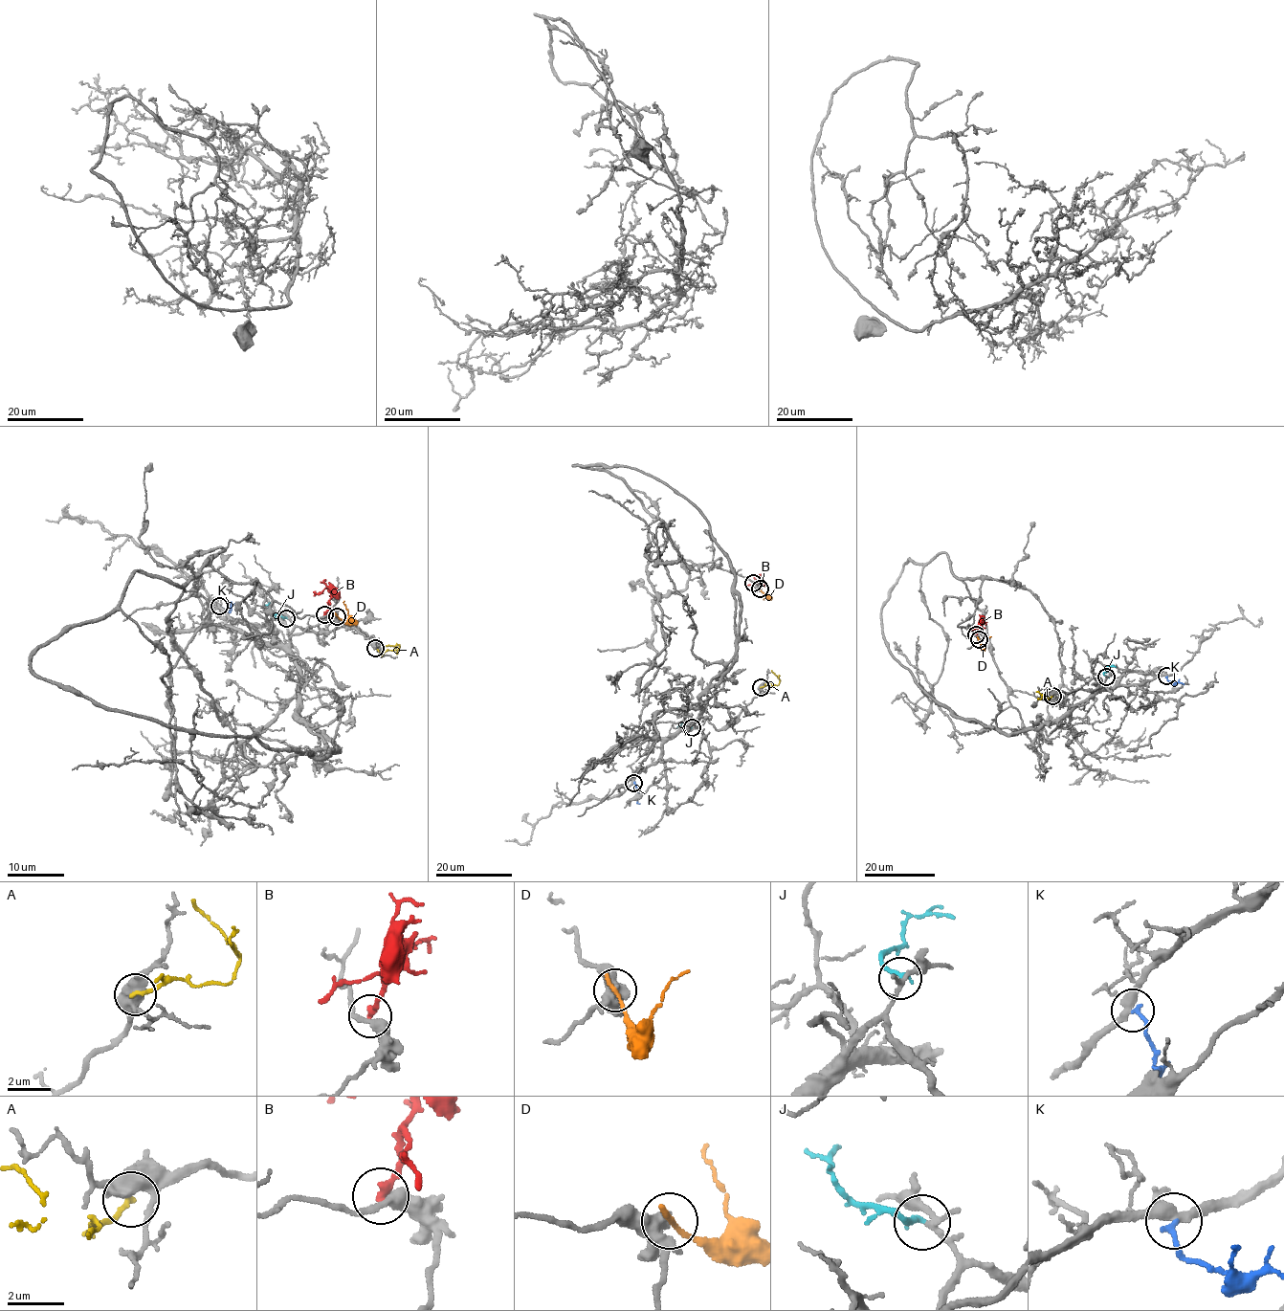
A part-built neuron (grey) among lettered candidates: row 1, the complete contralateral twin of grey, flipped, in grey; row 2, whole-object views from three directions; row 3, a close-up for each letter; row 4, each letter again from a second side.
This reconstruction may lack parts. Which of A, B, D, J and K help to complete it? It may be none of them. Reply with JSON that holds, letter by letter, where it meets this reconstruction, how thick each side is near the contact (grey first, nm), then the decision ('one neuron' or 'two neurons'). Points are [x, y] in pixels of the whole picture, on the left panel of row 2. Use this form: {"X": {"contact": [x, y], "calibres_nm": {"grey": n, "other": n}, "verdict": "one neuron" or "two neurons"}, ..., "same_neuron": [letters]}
{"A": {"contact": [375, 648], "calibres_nm": {"grey": 440, "other": 180}, "verdict": "two neurons"}, "B": {"contact": [324, 614], "calibres_nm": {"grey": 320, "other": 260}, "verdict": "two neurons"}, "D": {"contact": [337, 616], "calibres_nm": {"grey": 440, "other": 240}, "verdict": "two neurons"}, "J": {"contact": [286, 618], "calibres_nm": {"grey": 160, "other": 220}, "verdict": "one neuron"}, "K": {"contact": [219, 606], "calibres_nm": {"grey": 400, "other": 200}, "verdict": "two neurons"}, "same_neuron": ["J"]}

